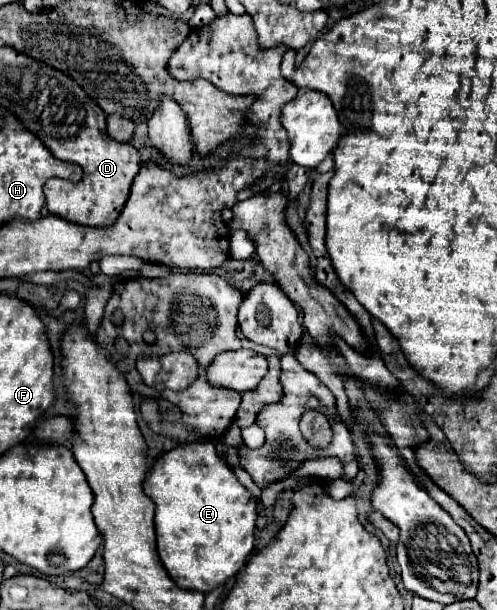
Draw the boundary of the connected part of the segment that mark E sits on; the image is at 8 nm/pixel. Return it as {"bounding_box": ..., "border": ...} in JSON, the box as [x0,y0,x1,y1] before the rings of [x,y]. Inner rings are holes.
{"bounding_box":[144,442,258,594],"border":[[[214,442],[178,444],[158,456],[144,480],[144,492],[156,504],[158,556],[180,588],[208,594],[224,586],[246,566],[248,554],[254,548],[258,500],[218,456]]]}

